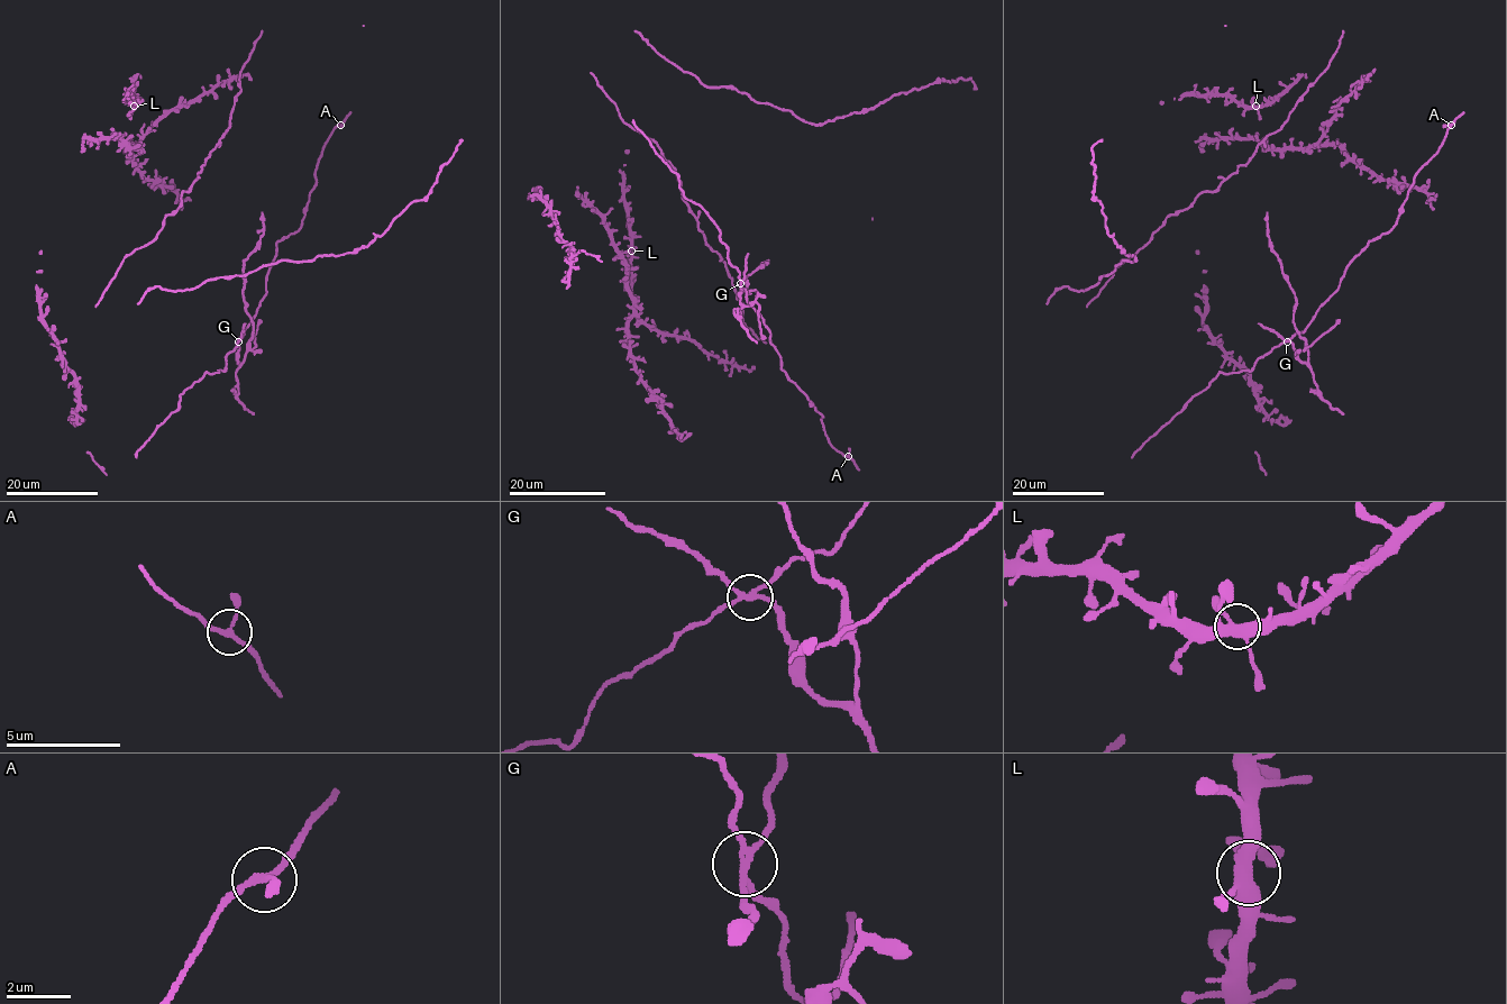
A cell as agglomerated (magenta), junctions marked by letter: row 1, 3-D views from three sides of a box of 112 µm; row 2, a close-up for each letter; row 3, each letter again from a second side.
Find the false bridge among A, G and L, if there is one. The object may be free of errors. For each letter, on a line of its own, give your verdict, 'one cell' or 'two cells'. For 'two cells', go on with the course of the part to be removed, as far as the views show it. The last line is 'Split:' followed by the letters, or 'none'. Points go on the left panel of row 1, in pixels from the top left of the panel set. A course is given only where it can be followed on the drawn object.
A: one cell
G: two cells | (238, 340), (238, 362), (243, 362), (253, 335), (243, 291), (244, 262), (263, 234), (262, 212)
L: one cell
Split: G

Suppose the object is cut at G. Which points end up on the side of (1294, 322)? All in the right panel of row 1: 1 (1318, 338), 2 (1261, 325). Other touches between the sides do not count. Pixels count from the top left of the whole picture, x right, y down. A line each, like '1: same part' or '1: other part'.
1: same part
2: same part

